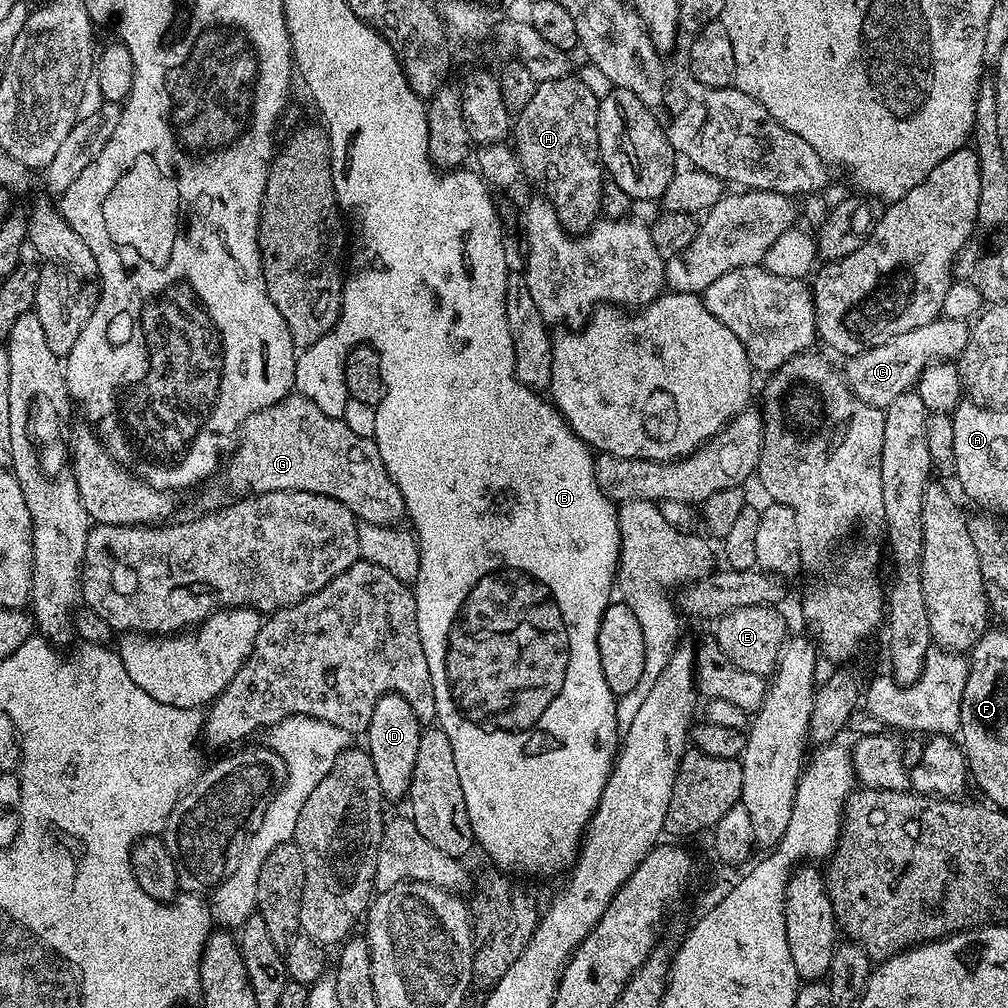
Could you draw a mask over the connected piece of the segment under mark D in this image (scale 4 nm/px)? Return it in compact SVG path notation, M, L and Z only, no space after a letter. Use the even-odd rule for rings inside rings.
M396 692L378 698L374 706L374 714L370 714L370 726L366 733L366 751L374 762L374 770L378 773L378 786L381 797L385 801L402 801L411 790L411 776L417 761L419 738L422 733L420 720L410 710L410 702Z

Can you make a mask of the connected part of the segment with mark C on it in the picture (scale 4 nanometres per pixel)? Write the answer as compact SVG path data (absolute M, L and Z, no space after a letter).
M963 319L931 320L926 326L906 330L906 334L898 334L898 338L890 338L890 342L882 346L874 346L851 357L845 363L848 365L842 368L842 375L848 381L852 393L862 402L883 410L890 402L894 402L894 398L898 398L898 394L913 391L920 375L931 364L936 361L952 362L963 357L969 331L969 325Z

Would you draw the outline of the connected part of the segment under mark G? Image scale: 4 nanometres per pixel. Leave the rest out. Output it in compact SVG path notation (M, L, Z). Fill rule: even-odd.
M289 394L281 398L274 406L266 406L262 410L258 410L244 424L238 433L235 448L232 449L231 456L226 460L226 472L228 468L228 484L236 491L236 494L259 494L261 492L309 492L310 494L320 494L329 496L338 502L342 502L342 506L346 506L352 511L357 521L365 524L383 524L385 526L397 525L405 515L404 503L402 502L402 494L397 488L397 484L392 481L386 466L382 462L382 454L378 450L376 441L370 437L358 437L352 433L348 425L344 424L343 419L333 418L328 415L323 407L319 408L316 402L310 401L309 397L299 394Z

